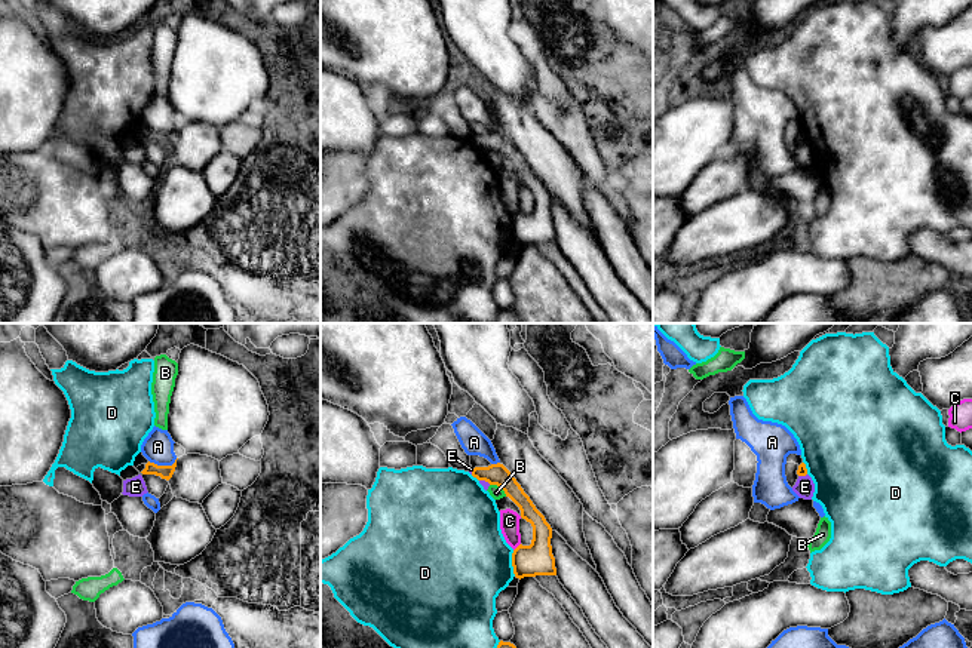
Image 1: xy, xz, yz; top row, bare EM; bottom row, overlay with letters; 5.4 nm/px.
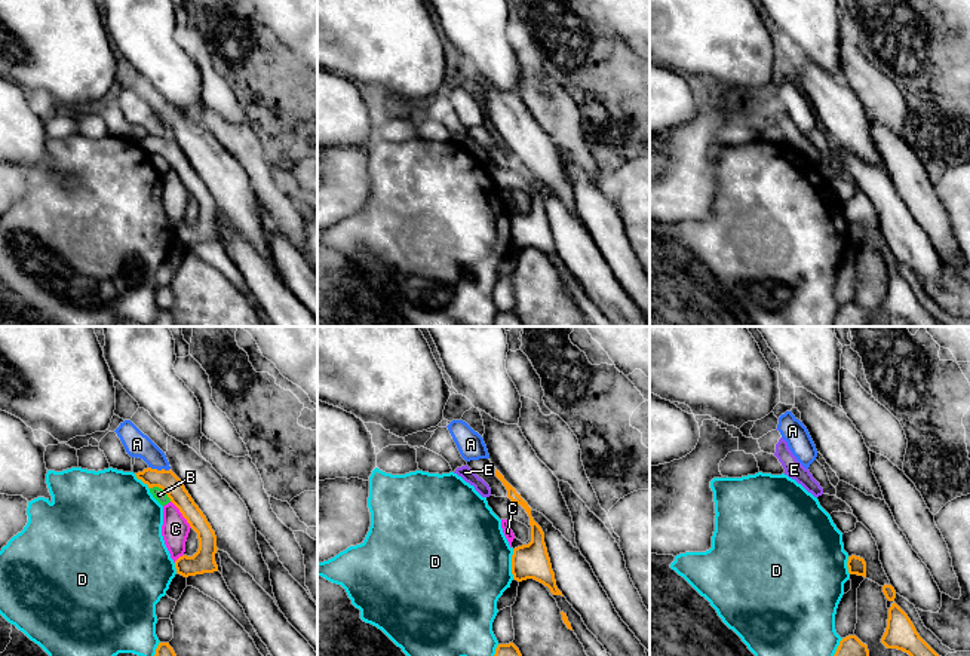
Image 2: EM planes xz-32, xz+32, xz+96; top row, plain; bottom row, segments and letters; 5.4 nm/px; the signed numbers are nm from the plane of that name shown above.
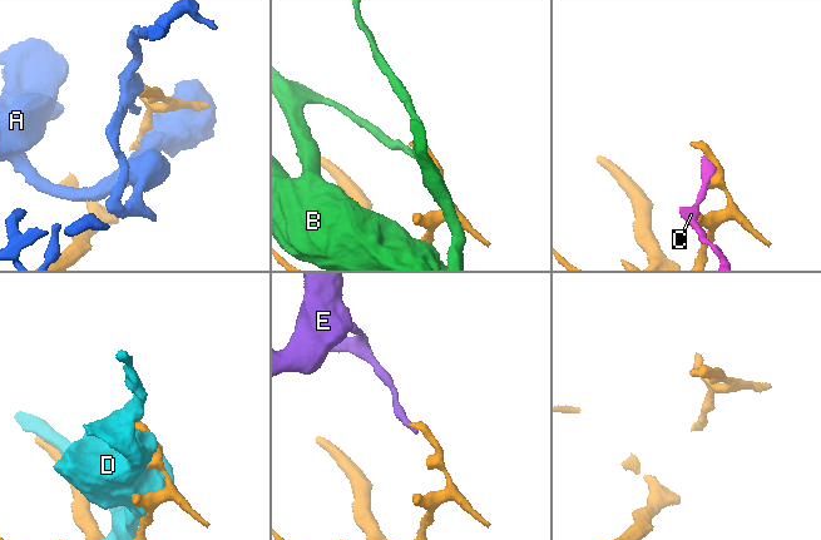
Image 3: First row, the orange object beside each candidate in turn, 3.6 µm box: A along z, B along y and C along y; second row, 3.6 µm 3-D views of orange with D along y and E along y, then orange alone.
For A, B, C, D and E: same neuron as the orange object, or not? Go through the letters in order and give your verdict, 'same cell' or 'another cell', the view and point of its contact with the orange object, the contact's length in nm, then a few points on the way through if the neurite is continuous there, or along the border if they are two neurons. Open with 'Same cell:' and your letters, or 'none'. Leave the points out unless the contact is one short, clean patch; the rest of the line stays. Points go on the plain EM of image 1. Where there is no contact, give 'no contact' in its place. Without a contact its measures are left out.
Same cell: none
A: another cell | xy (162, 134) | 160 nm
B: another cell | xz (499, 153) | 120 nm | along xz (490, 151), (496, 151), (506, 163)
C: another cell | xz (517, 215) | 60 nm
D: another cell | xz (512, 232) | 140 nm
E: another cell | xz (486, 149) | 70 nm | along xz (480, 147), (490, 151)

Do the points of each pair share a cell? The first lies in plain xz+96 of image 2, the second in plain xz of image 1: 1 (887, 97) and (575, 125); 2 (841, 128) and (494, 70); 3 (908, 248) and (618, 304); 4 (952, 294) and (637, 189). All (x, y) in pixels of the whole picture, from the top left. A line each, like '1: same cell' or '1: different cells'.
1: same cell
2: different cells
3: same cell
4: same cell

